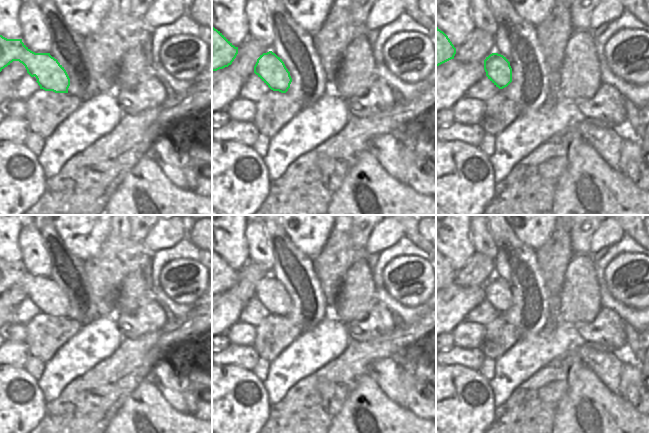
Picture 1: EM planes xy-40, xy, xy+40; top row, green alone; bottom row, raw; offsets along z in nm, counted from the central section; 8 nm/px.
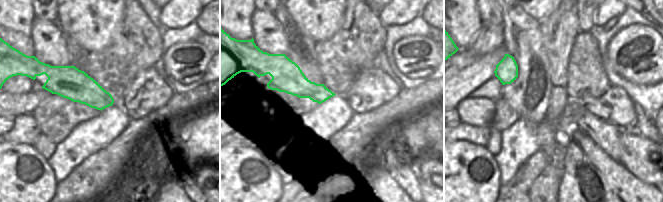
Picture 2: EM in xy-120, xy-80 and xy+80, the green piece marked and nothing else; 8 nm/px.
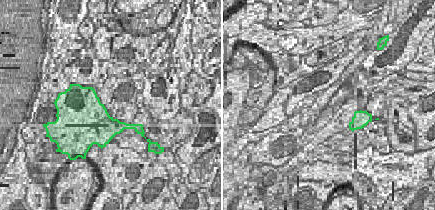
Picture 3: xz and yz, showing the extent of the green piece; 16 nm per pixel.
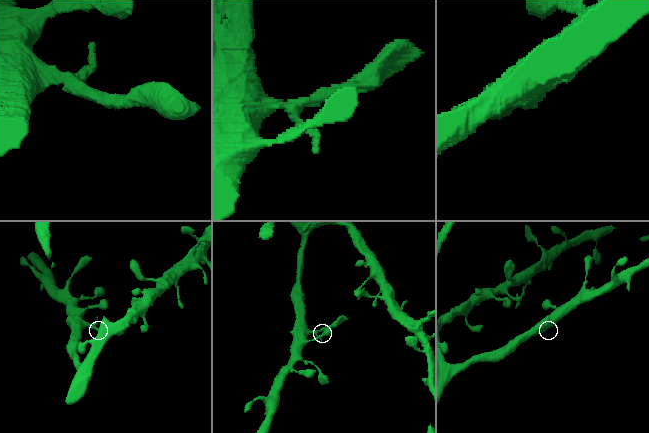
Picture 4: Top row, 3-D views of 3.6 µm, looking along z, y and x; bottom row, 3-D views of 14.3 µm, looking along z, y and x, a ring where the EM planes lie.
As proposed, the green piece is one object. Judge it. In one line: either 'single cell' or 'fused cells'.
fused cells

